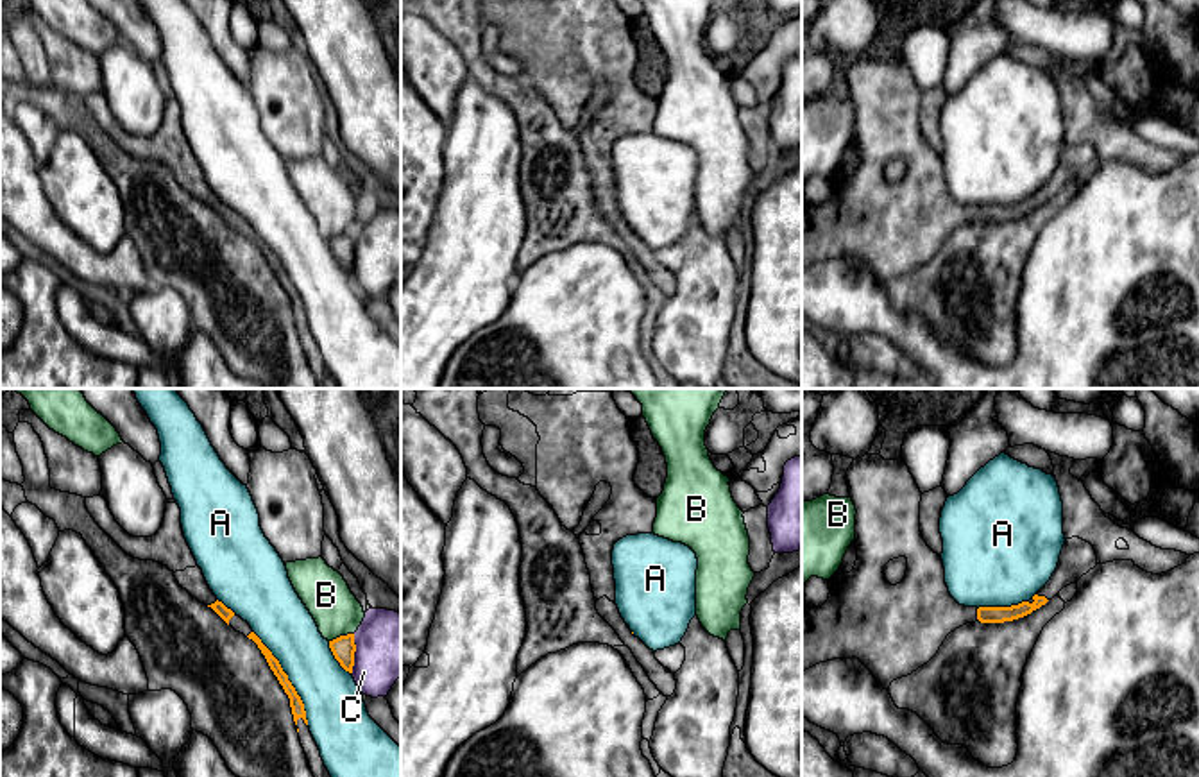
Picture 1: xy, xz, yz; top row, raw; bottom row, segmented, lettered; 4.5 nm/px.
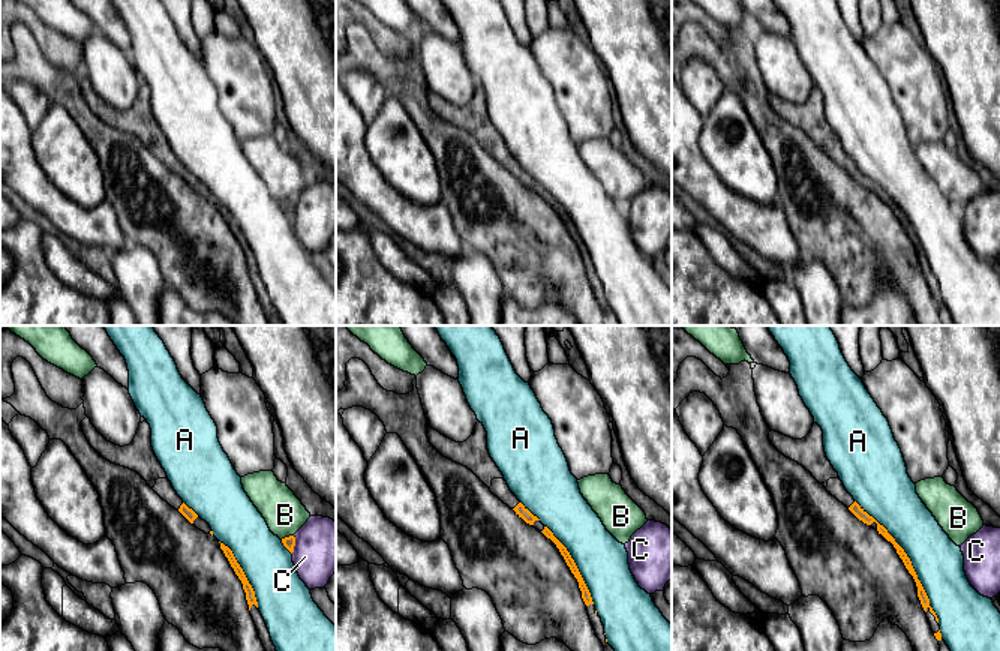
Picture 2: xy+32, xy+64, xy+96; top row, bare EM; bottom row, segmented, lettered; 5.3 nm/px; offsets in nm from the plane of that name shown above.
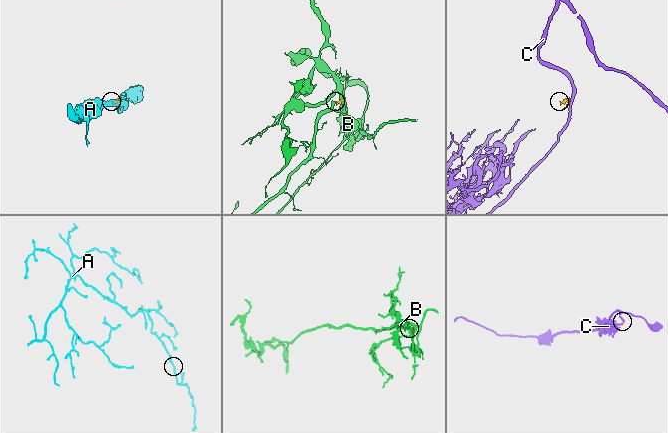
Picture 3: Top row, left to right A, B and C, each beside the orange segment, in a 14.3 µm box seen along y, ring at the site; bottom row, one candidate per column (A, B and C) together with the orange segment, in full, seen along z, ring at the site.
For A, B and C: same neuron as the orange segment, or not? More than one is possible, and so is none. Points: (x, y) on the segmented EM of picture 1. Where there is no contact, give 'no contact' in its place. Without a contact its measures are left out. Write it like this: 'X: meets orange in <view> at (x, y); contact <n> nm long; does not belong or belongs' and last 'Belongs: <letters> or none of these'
A: meets orange in xy at (287, 677); contact 500 nm long; does not belong
B: meets orange in xy at (340, 636); contact 120 nm long; does not belong
C: meets orange in xy at (353, 654); contact 180 nm long; does not belong
Belongs: none of these

